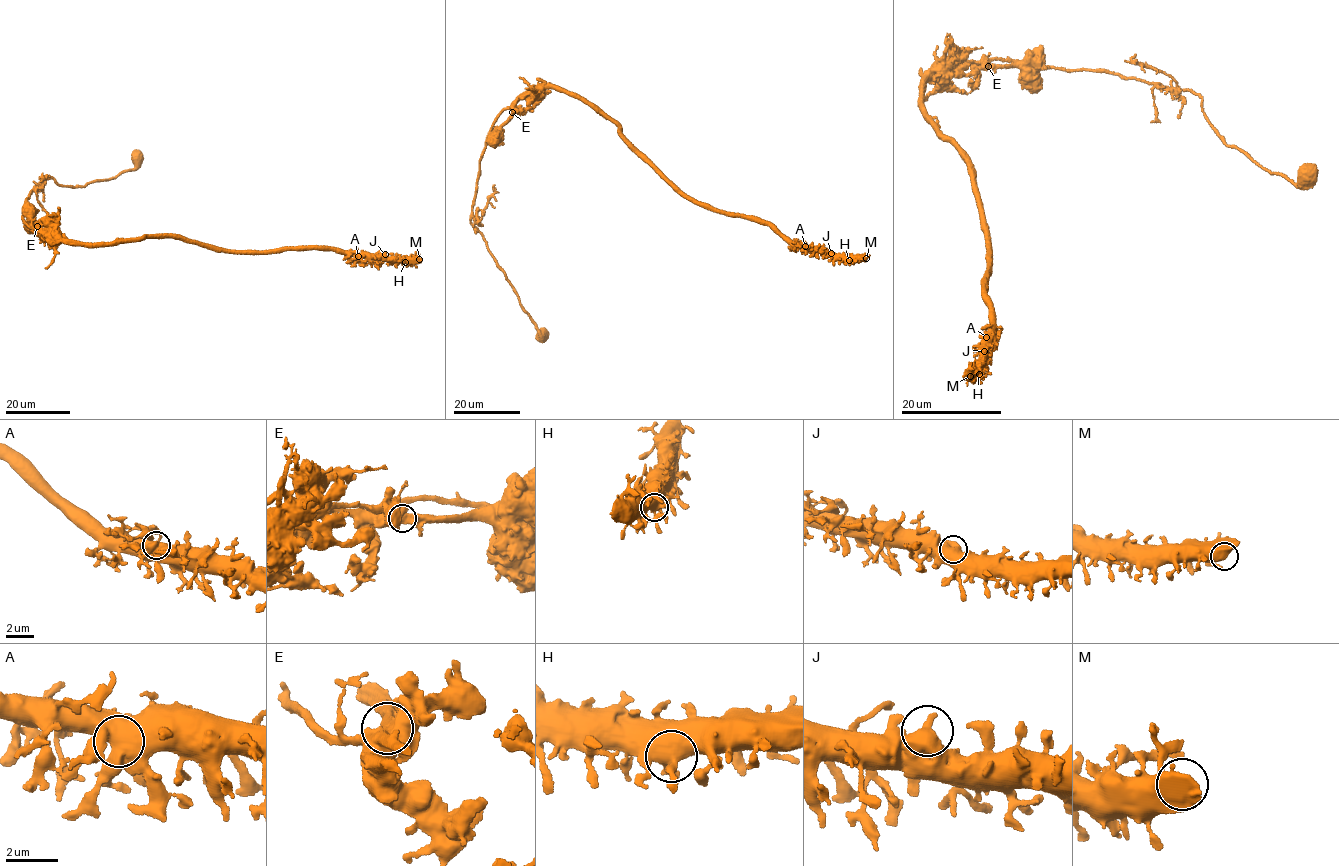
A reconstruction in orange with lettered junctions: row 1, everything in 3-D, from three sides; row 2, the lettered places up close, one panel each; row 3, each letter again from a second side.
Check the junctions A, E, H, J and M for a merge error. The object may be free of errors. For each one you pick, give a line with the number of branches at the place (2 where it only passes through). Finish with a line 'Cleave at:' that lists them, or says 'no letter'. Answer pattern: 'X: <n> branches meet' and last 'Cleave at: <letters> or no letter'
E: 2 branches meet
Cleave at: E

